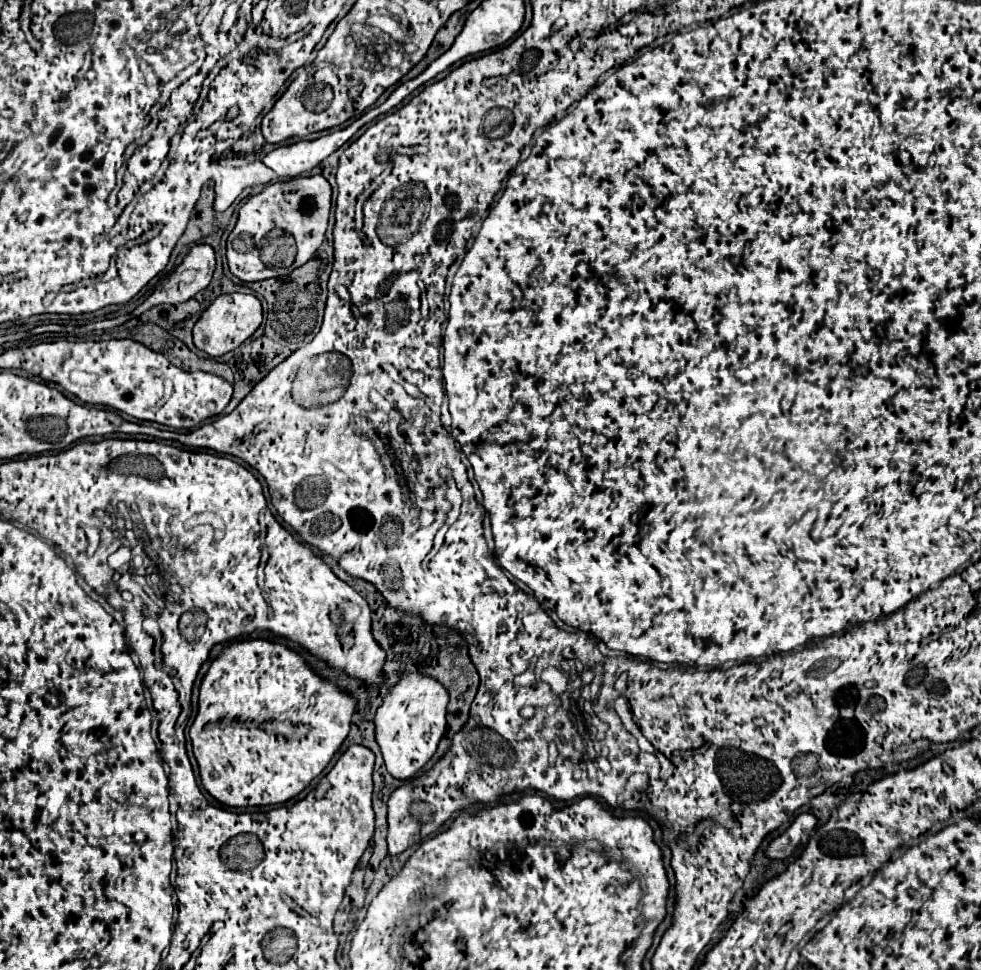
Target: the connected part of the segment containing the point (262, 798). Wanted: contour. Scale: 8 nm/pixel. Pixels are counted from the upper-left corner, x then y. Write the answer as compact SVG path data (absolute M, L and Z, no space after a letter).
M247 637L238 644L235 642L227 646L224 652L212 662L208 674L202 680L200 690L202 692L200 692L198 714L196 714L196 720L190 728L190 738L192 738L192 746L194 746L194 756L196 756L198 768L200 768L200 778L202 778L202 784L210 796L214 796L218 802L222 802L226 806L234 806L234 808L276 806L276 804L282 804L282 802L298 796L328 766L330 758L336 754L336 750L346 740L346 736L350 732L350 718L352 718L352 712L356 706L356 700L352 696L340 692L336 686L328 684L318 674L314 674L296 652L288 650L282 644L274 644L274 642L262 638L252 640L251 637Z

